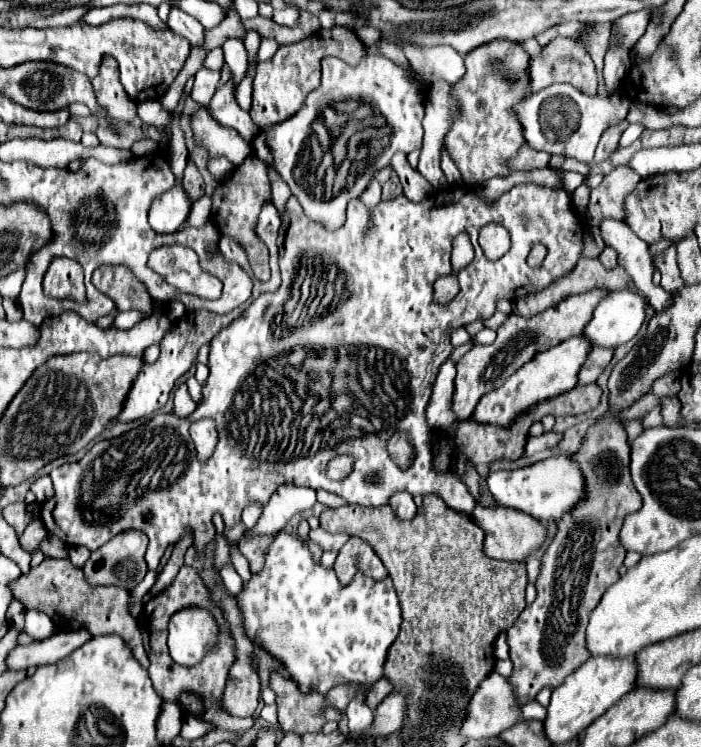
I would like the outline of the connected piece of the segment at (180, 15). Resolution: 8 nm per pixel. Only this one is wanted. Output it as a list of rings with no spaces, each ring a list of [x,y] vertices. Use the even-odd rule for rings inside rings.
[[[177,6],[171,8],[167,26],[169,26],[175,34],[185,36],[185,38],[191,42],[191,46],[199,46],[199,44],[203,42],[203,26],[201,26],[193,16],[189,16],[187,12],[183,12],[183,10],[177,8]]]

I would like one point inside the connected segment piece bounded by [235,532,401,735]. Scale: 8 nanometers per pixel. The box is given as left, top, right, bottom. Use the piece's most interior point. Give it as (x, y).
(334, 634)

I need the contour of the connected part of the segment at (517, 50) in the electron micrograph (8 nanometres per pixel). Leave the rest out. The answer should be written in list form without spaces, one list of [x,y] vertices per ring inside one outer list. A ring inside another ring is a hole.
[[[505,40],[483,44],[465,56],[467,74],[453,86],[453,96],[461,100],[461,116],[457,116],[445,138],[445,148],[459,168],[465,186],[511,174],[505,168],[505,160],[525,144],[525,138],[521,138],[521,124],[509,116],[509,108],[529,96],[525,92],[525,64],[529,64],[529,54],[519,44],[505,44]]]

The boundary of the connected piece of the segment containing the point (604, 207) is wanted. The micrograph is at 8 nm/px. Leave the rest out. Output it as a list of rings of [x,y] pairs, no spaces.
[[[617,166],[615,170],[611,170],[603,178],[603,182],[589,194],[587,220],[597,226],[605,218],[621,220],[621,200],[625,200],[625,196],[633,192],[637,182],[641,182],[641,176],[627,166]]]

